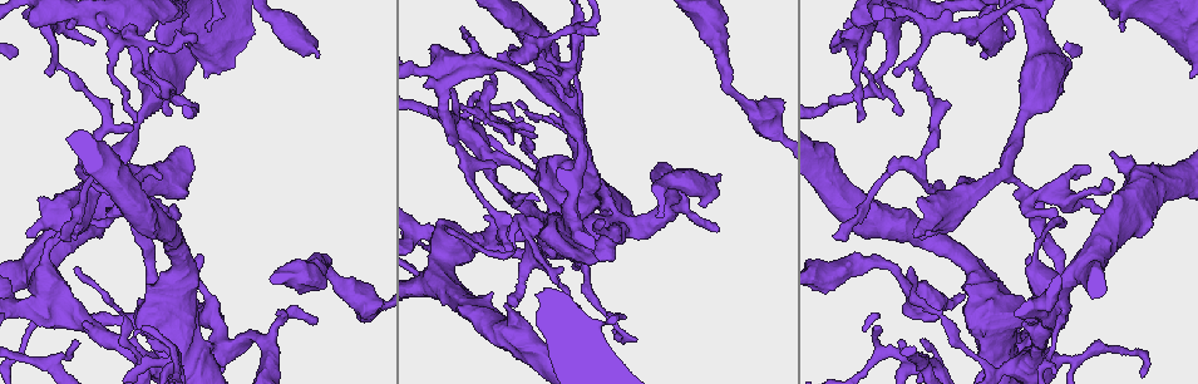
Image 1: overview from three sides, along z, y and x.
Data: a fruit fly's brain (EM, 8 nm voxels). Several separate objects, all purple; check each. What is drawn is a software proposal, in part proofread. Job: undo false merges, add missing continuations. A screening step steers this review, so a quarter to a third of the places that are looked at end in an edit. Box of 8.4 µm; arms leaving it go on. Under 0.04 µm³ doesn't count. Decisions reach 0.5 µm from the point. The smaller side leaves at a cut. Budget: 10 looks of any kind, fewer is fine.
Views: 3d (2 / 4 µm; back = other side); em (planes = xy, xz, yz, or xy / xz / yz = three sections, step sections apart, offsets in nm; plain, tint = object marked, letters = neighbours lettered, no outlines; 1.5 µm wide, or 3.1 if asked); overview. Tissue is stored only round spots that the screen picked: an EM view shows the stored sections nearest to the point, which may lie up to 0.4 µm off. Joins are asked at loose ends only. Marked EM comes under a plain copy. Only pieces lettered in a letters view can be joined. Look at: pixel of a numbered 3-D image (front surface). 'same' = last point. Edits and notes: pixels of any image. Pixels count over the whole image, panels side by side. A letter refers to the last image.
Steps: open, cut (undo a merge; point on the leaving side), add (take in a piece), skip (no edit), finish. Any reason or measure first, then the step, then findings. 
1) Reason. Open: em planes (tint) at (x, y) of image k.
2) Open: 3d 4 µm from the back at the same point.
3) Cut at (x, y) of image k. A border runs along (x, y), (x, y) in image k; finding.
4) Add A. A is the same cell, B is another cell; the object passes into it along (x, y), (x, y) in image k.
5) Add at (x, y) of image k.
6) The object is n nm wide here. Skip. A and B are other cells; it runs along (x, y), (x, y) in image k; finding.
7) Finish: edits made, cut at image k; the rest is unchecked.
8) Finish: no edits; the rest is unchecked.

Tapers out. Open: em planes (letters) at (76, 267) of image 1.

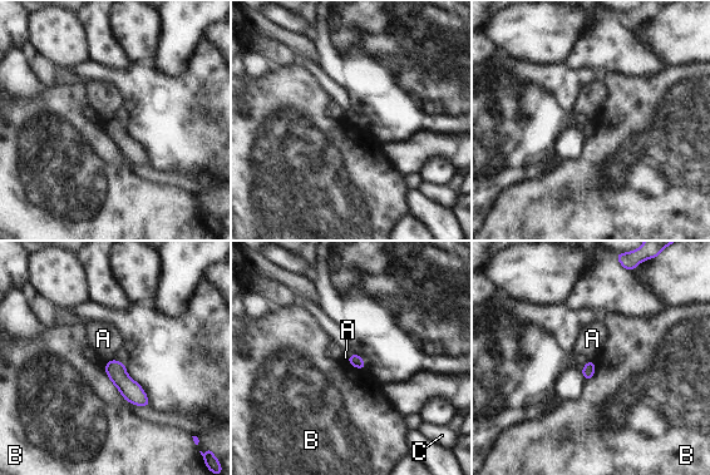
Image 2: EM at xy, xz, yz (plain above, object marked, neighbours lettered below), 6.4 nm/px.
Skip. A, B and C are other cells; a border runs along (111, 359), (105, 364) in image 2; no lettered piece goes on from it.

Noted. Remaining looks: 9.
Open: em xy step 4 (letters) at (147, 342) of image 1.

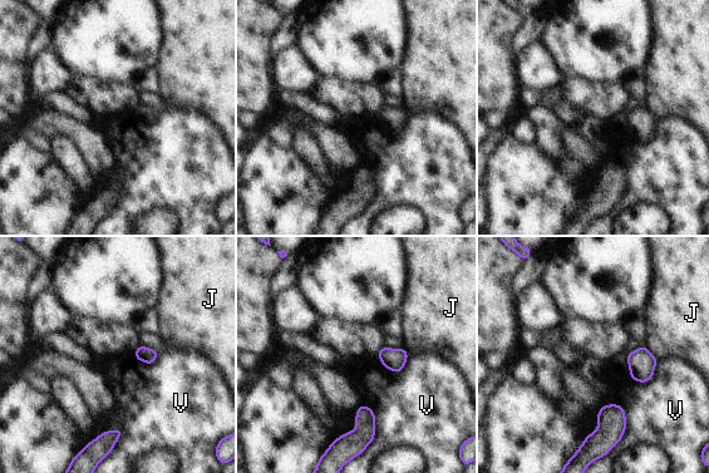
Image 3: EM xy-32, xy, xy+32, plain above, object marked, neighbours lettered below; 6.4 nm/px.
Open: em planes (letters) at the same point.

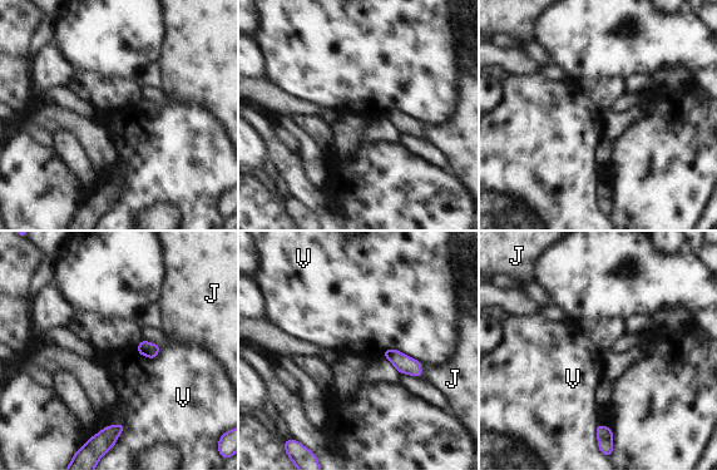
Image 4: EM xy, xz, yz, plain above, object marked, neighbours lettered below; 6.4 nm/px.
Skip. J and V are other cells; none of them fits.

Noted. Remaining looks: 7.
Open: 3d 2 µm at (46, 71) of image 1.

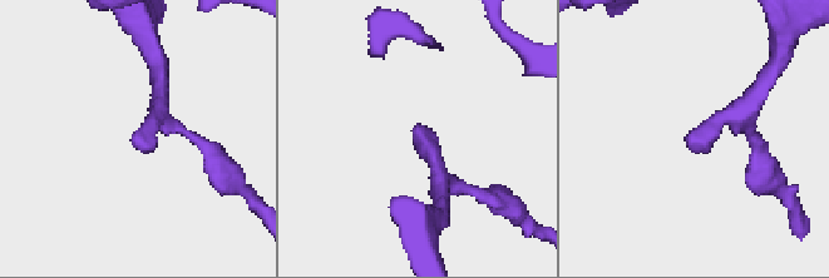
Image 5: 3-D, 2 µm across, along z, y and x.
Now the EM. Open: em planes (letters) at (414, 129) of image 5.

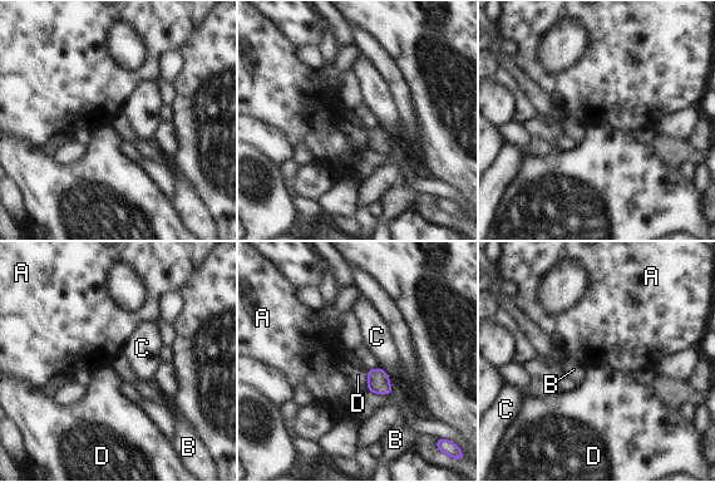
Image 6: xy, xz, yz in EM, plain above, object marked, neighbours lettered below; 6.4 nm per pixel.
The object is 140 nm wide here. Skip. A, B, C and D are other cells; a border runs along (368, 370), (368, 387), (365, 389) in image 6; no lettered piece goes on from it.

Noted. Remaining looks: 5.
Free end. Open: 3d 4 µm from the back at (594, 34) of image 1.

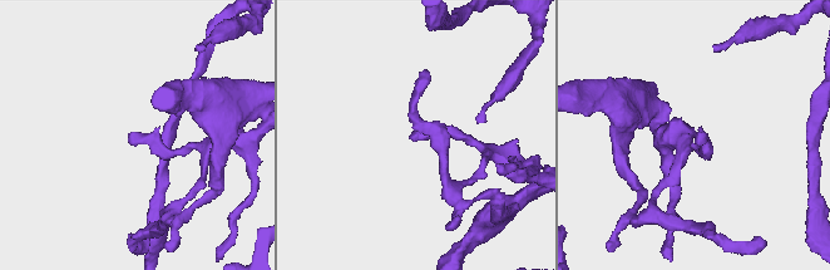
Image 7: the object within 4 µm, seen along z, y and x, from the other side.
Open: em planes (letters) at (129, 133) of image 7.

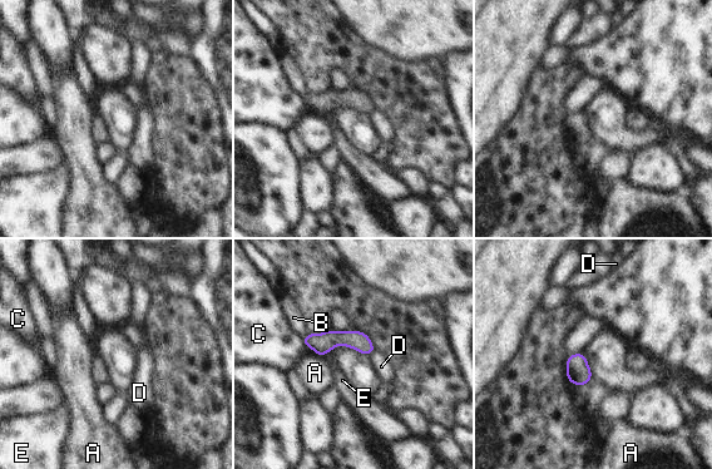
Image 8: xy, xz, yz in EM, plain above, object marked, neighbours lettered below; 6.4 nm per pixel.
The object is 120 nm wide here. Skip. A, B, C, D and E are other cells; it runs along (307, 340), (351, 339), (370, 347) in image 8; none of them fits.

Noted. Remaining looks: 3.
Finish: no edits; the rest is unchecked.

